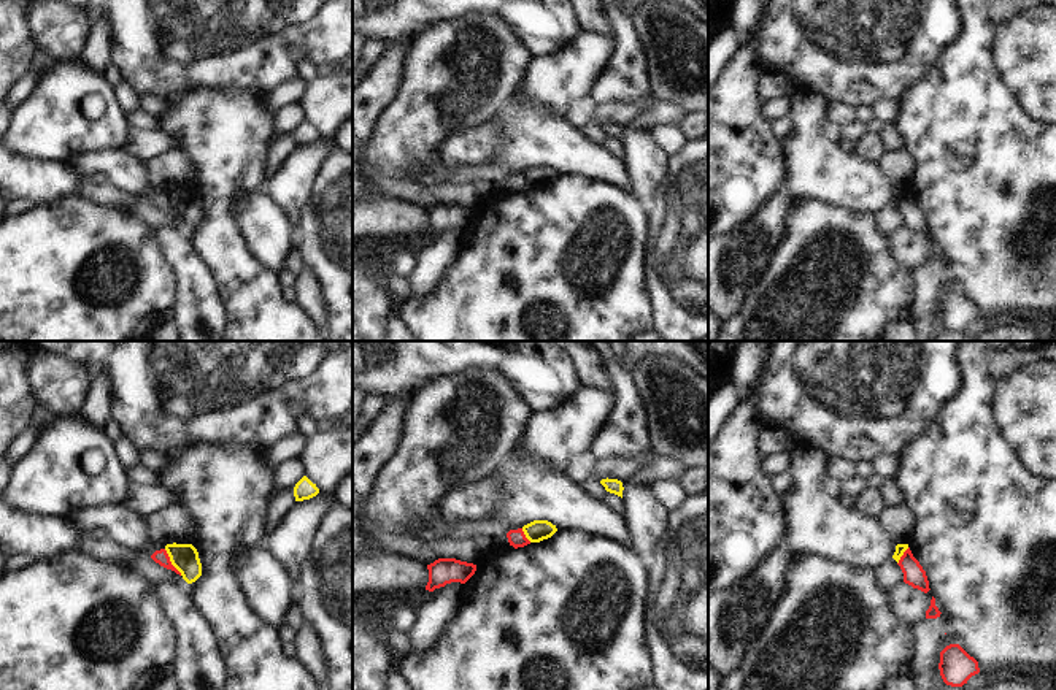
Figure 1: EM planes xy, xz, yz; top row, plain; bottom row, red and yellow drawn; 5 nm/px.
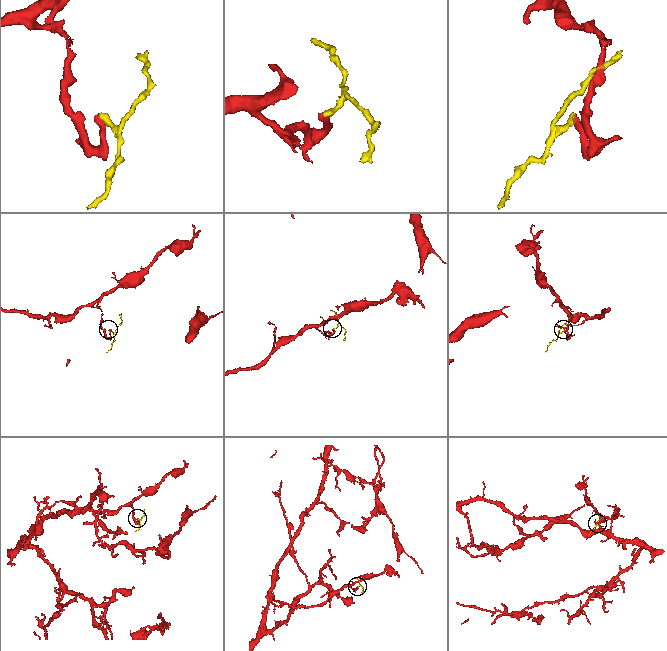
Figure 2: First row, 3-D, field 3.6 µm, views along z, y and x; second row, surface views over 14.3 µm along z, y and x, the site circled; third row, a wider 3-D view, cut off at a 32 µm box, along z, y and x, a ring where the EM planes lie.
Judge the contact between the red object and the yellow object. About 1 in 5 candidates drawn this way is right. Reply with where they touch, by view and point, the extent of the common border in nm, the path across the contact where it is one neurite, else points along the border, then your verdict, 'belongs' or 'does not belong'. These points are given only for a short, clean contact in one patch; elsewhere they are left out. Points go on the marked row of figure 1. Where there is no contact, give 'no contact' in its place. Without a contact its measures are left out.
contact xy (170, 562); length 160 nm; border xy (164, 549), (170, 563), (181, 574); does not belong

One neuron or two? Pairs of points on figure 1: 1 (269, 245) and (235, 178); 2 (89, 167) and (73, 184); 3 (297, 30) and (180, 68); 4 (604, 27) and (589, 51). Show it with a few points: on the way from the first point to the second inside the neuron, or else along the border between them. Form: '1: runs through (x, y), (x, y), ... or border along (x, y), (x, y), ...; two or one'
1: border along (261, 186), (235, 200), (234, 219), (238, 232); two
2: border along (69, 162), (86, 180); two
3: runs through (269, 30), (218, 30), (208, 40); one
4: border along (581, 29), (612, 35); two

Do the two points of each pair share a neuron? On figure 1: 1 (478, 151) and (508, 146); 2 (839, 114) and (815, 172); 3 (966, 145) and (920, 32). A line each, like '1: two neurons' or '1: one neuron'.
1: two neurons
2: two neurons
3: two neurons

